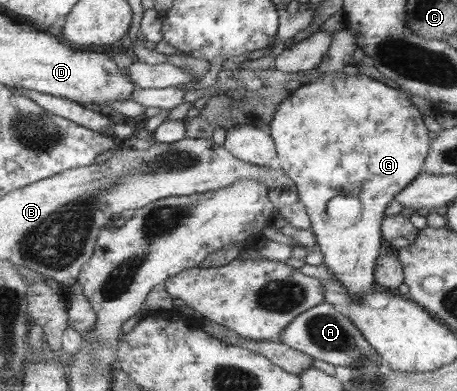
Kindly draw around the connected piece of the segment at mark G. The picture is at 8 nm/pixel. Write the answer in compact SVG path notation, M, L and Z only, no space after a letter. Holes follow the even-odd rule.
M340 71L328 72L318 79L314 79L310 84L303 84L298 90L291 92L290 96L278 107L272 122L269 124L271 128L270 134L274 138L277 153L279 154L278 164L280 170L285 172L287 176L297 185L299 191L299 201L301 201L307 209L308 215L311 219L312 228L316 239L316 244L320 247L321 253L324 256L323 264L326 266L327 270L331 273L333 278L338 279L344 287L348 287L348 293L352 297L358 297L358 295L366 294L374 288L376 288L377 282L375 280L377 272L377 260L380 257L380 248L384 246L383 238L383 223L386 219L386 210L388 206L394 202L394 200L406 189L408 189L425 171L425 162L427 156L430 154L432 148L433 138L430 138L430 130L426 128L424 123L424 116L422 112L414 106L414 102L406 96L406 92L400 89L392 88L376 78L370 78L370 76L365 75L350 75L345 74ZM348 195L356 196L364 206L362 222L358 222L354 226L354 230L350 232L332 232L332 224L330 224L330 216L327 214L327 207L329 201L336 196Z

